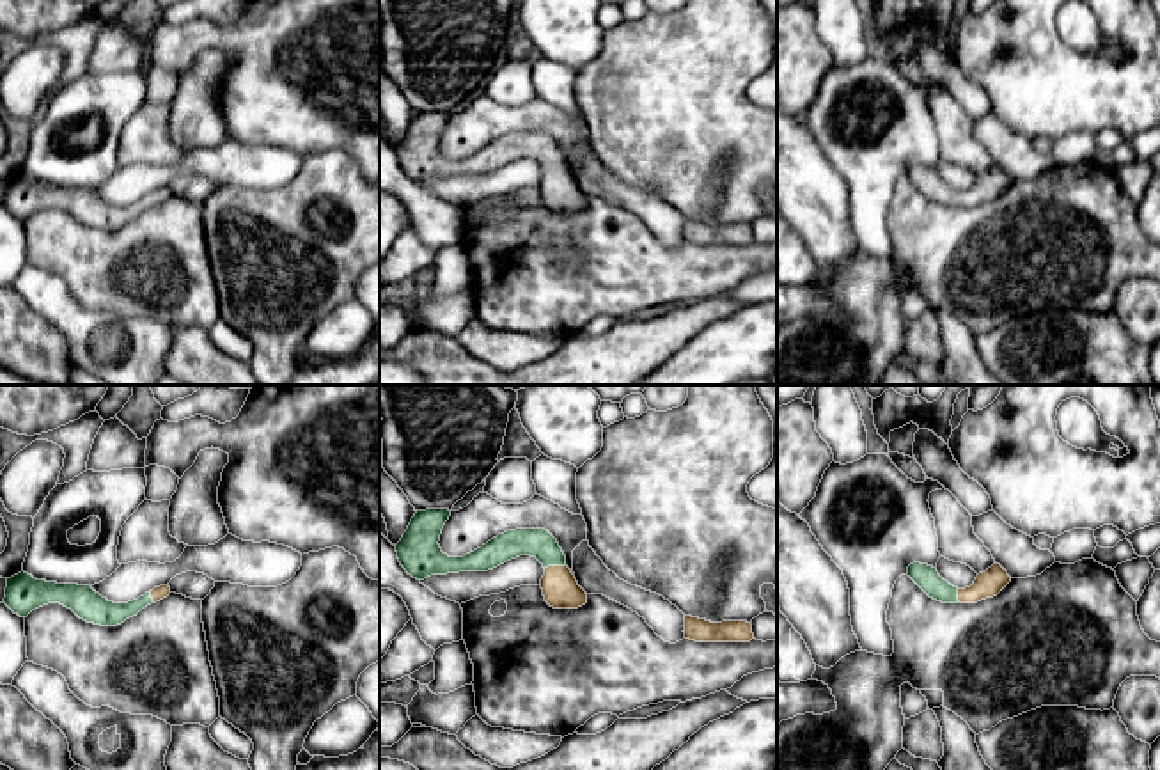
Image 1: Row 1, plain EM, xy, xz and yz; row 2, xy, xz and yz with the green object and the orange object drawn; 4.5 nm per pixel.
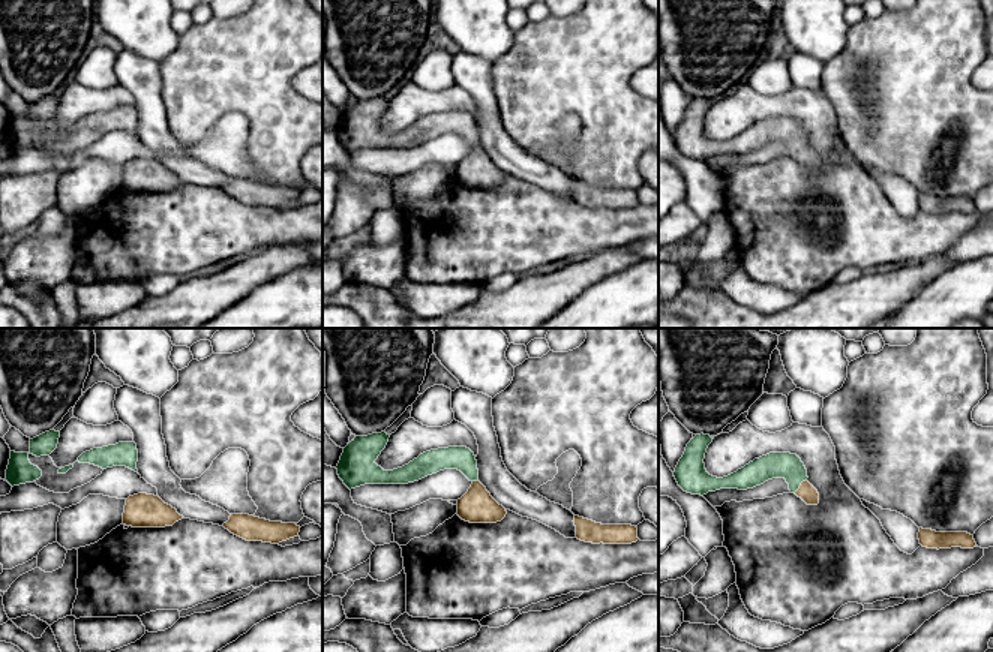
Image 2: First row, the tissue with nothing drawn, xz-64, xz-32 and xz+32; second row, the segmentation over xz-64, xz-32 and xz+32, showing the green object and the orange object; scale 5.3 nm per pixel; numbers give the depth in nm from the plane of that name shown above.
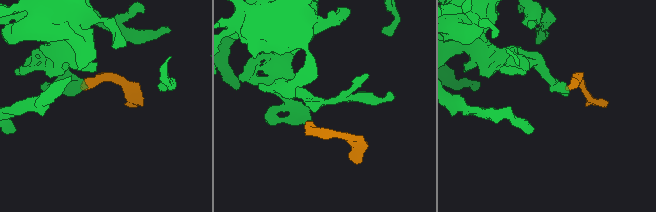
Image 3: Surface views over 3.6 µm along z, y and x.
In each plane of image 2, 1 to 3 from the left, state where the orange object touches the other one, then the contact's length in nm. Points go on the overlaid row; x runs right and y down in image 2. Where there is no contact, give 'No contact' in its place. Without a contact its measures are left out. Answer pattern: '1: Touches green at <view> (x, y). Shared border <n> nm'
1: No contact
2: Touches green at xz-32 (476, 480). Shared border 30 nm
3: Touches green at xz+32 (800, 484). Shared border 100 nm

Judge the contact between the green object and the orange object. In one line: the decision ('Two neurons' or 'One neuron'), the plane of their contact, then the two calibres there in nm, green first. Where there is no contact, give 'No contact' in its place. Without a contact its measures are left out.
One neuron. Touches green in xz. Thickness 140 nm (green) against 160 nm

